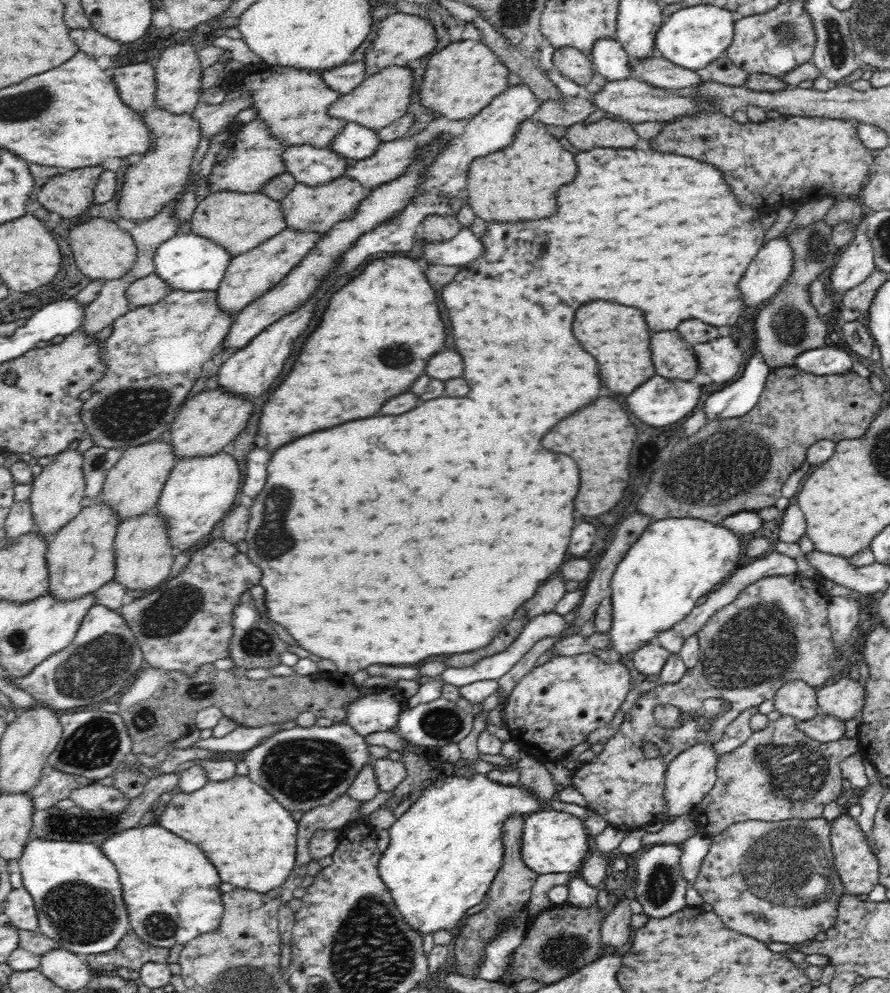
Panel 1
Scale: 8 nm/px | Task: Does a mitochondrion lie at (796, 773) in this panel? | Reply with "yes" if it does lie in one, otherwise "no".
yes

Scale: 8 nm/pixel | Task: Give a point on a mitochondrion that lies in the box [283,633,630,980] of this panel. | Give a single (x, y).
(563, 951)

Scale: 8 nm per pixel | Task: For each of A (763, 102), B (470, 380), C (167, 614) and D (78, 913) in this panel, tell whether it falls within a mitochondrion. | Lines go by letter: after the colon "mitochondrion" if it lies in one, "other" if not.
A: other
B: other
C: mitochondrion
D: mitochondrion

